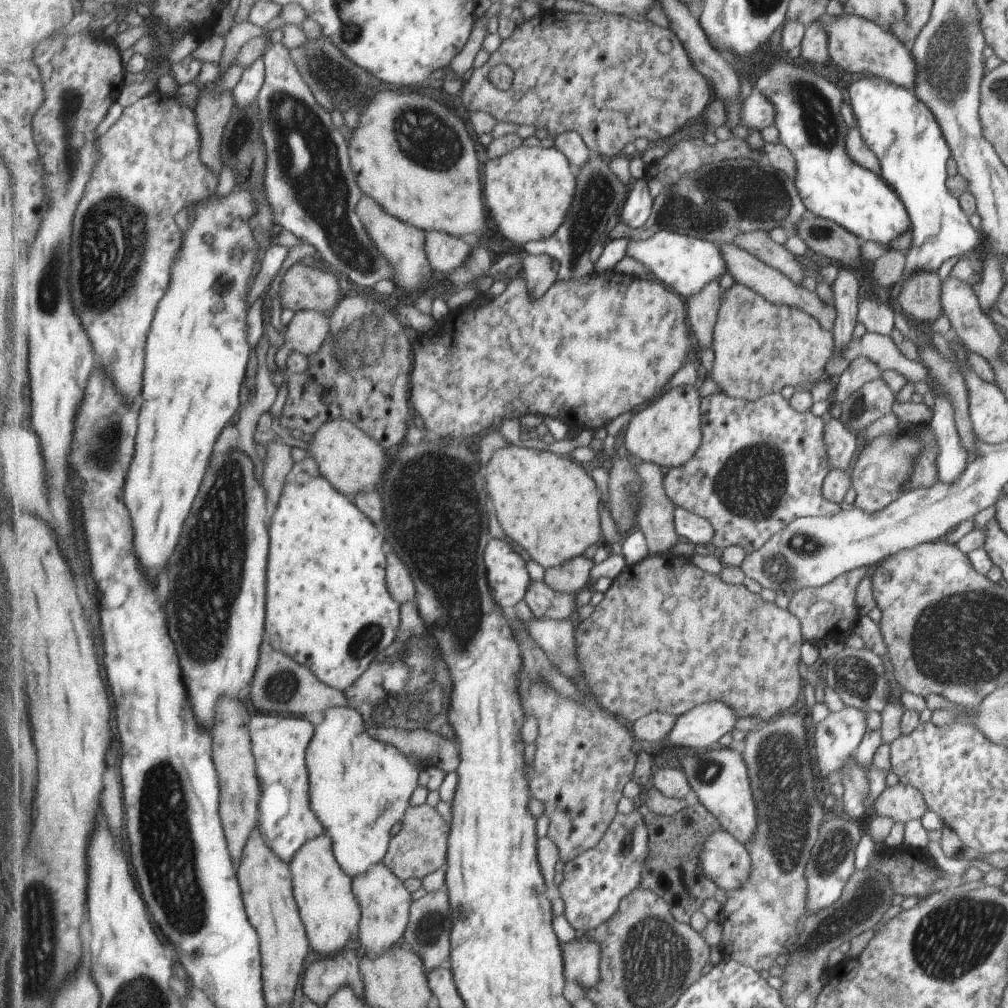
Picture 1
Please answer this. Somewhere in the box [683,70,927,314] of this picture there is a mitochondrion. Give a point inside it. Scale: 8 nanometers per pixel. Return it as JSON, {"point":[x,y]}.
{"point":[819,121]}

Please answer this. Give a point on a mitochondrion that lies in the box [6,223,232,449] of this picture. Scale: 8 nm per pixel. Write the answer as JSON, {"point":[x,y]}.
{"point":[50,292]}

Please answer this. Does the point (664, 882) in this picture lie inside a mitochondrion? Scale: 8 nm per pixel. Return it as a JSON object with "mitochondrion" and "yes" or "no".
{"mitochondrion":"no"}

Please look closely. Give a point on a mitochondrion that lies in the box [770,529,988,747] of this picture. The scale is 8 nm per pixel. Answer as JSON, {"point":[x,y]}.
{"point":[859,674]}

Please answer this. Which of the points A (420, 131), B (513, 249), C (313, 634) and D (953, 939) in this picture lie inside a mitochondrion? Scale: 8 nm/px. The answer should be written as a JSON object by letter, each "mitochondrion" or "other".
{"A":"mitochondrion","B":"other","C":"other","D":"mitochondrion"}

